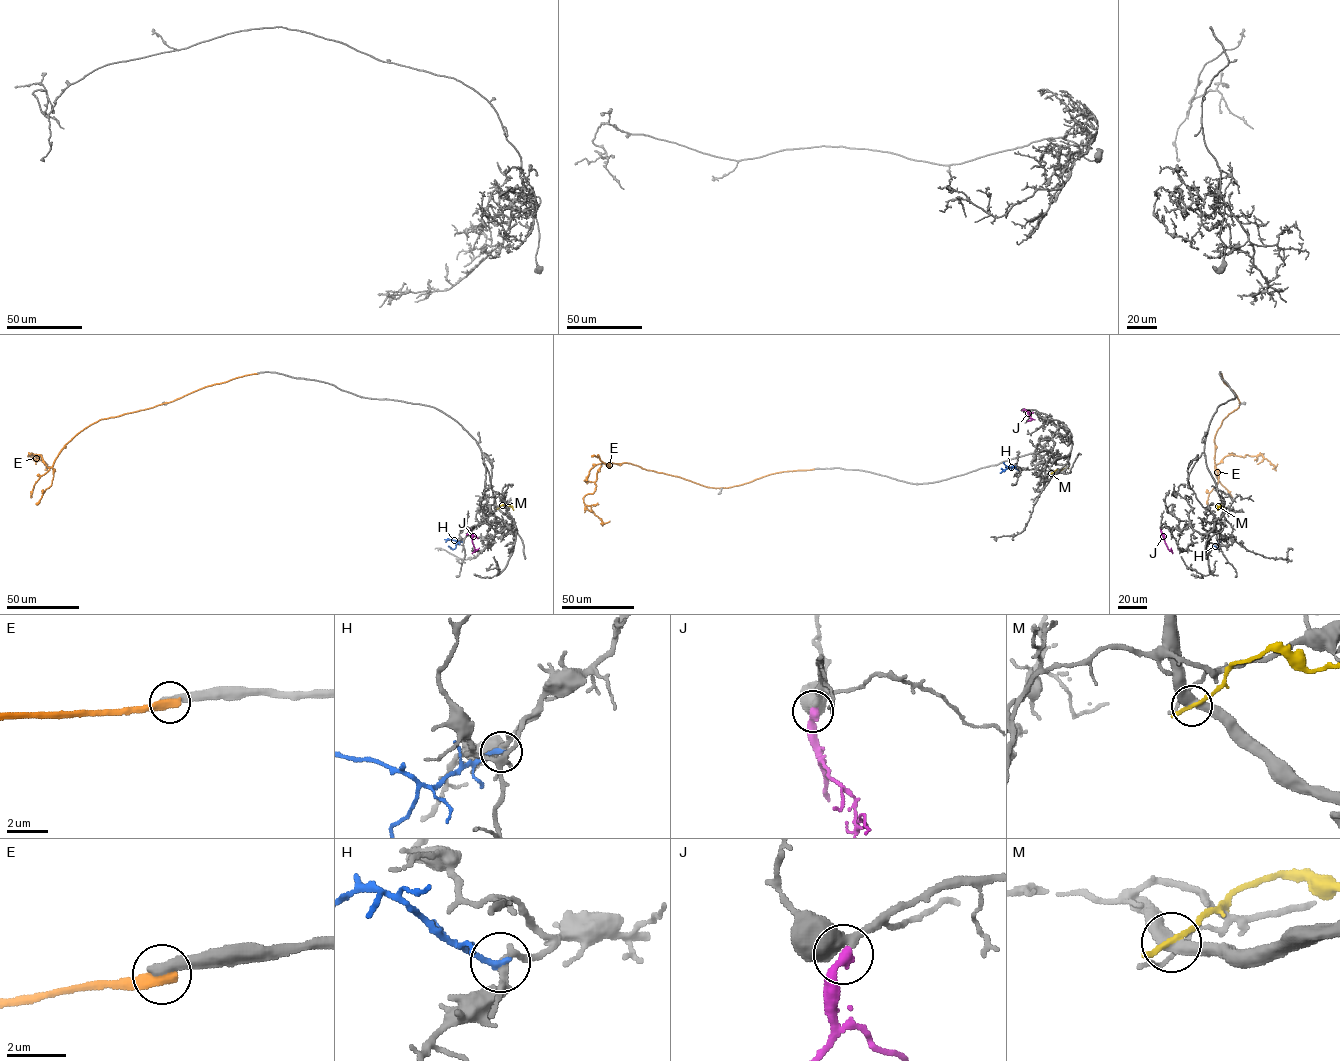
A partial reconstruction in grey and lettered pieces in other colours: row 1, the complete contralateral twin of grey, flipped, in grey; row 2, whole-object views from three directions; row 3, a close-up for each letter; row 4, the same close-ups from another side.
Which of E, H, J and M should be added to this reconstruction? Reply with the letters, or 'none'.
J

